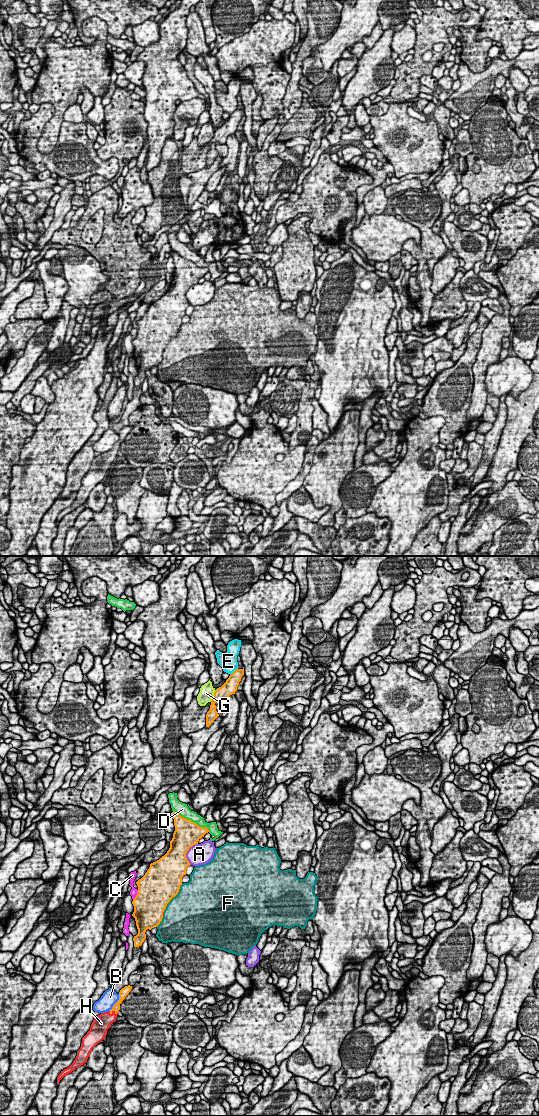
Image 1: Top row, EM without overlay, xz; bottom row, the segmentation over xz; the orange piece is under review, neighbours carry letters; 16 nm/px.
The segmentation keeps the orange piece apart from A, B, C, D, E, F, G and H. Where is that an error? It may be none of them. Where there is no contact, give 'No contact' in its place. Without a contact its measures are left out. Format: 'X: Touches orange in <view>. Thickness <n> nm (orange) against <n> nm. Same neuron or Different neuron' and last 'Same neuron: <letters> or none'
A: Touches orange in xz. Thickness 400 nm (orange) against 340 nm. Different neuron
B: Touches orange in xz. Thickness 140 nm (orange) against 240 nm. Different neuron
C: Touches orange in xz. Thickness 500 nm (orange) against 120 nm. Different neuron
D: Touches orange in xz. Thickness 420 nm (orange) against 200 nm. Different neuron
E: Touches orange in xz. Thickness 220 nm (orange) against 280 nm. Different neuron
F: Touches orange in xz. Thickness 500 nm (orange) against 480 nm. Different neuron
G: Touches orange in xz. Thickness 240 nm (orange) against 240 nm. Different neuron
H: Touches orange in xz. Thickness 130 nm (orange) against 260 nm. Same neuron
Same neuron: H

